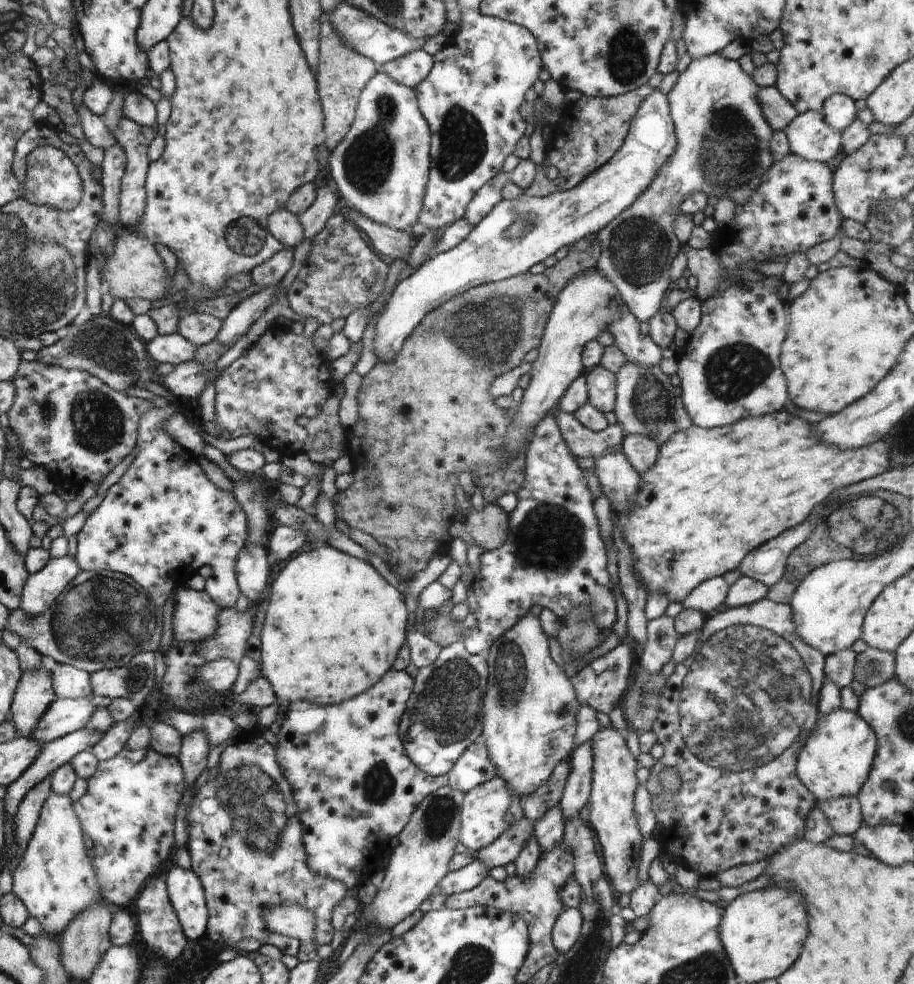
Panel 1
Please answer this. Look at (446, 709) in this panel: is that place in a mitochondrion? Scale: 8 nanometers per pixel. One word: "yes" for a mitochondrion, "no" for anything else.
yes

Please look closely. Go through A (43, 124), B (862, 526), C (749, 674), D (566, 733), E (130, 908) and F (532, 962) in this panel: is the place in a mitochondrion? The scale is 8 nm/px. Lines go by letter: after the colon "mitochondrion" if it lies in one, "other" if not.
A: other
B: mitochondrion
C: mitochondrion
D: other
E: other
F: other

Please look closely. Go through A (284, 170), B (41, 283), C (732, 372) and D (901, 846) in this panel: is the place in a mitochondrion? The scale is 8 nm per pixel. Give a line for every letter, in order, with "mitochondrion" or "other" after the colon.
A: other
B: mitochondrion
C: mitochondrion
D: other

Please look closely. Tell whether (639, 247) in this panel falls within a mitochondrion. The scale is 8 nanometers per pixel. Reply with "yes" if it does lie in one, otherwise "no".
yes

